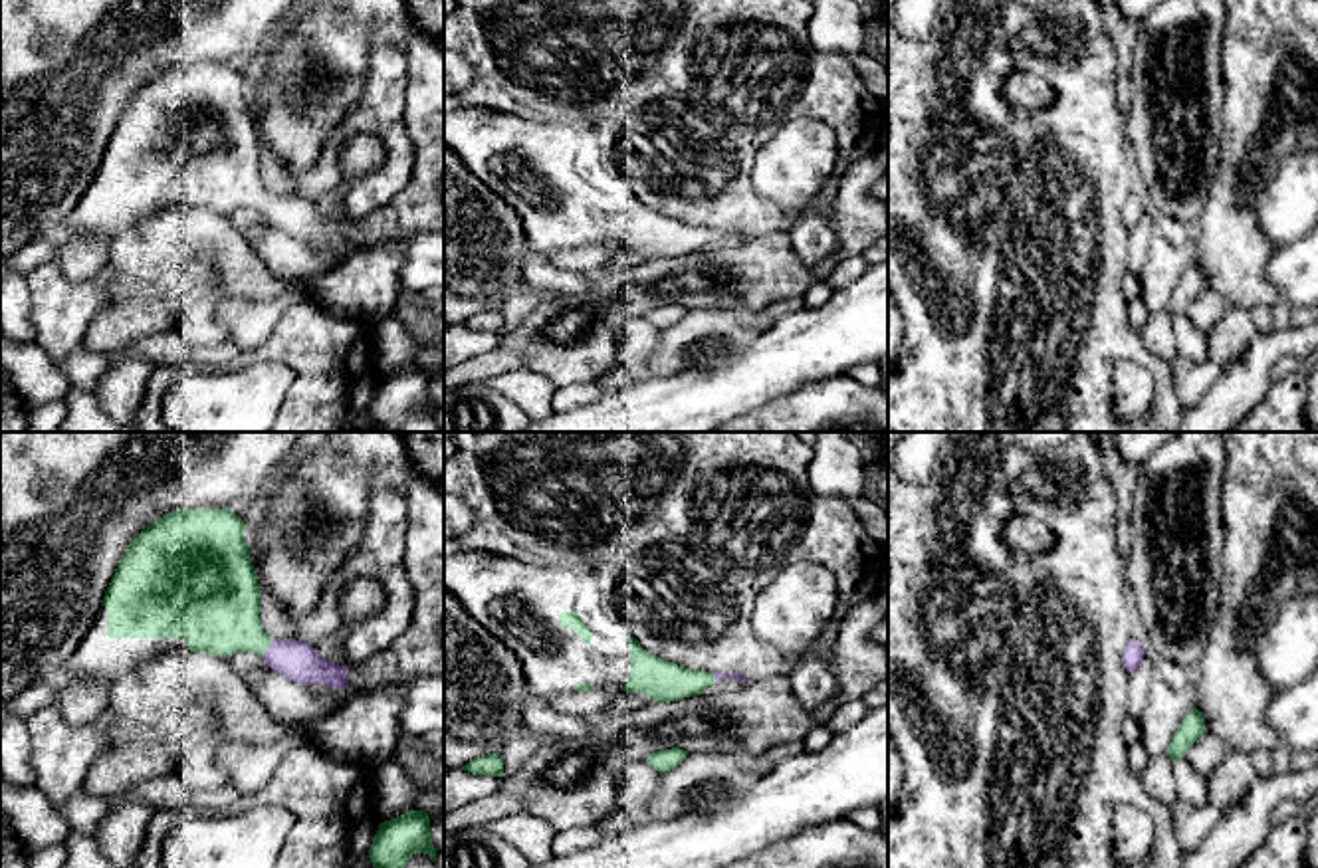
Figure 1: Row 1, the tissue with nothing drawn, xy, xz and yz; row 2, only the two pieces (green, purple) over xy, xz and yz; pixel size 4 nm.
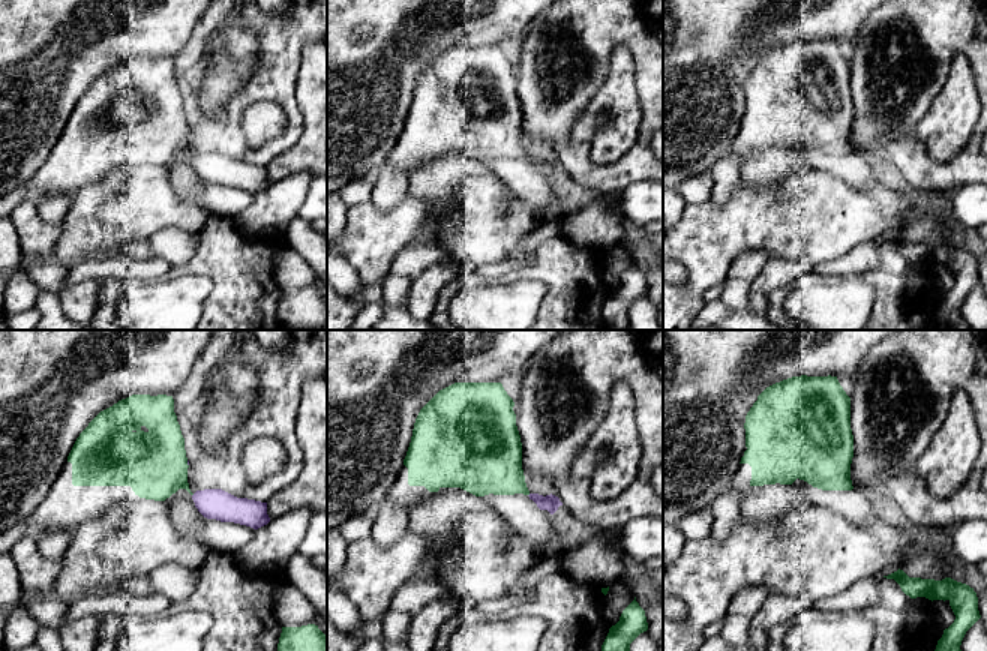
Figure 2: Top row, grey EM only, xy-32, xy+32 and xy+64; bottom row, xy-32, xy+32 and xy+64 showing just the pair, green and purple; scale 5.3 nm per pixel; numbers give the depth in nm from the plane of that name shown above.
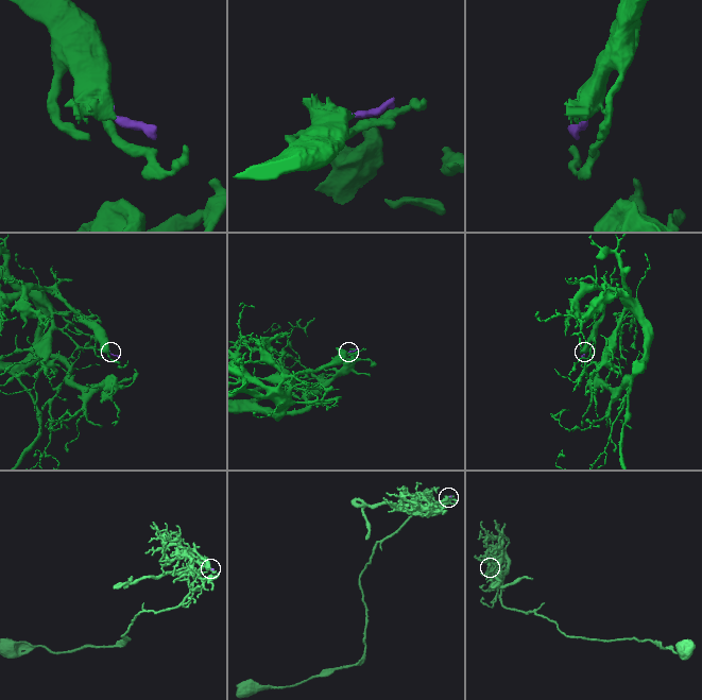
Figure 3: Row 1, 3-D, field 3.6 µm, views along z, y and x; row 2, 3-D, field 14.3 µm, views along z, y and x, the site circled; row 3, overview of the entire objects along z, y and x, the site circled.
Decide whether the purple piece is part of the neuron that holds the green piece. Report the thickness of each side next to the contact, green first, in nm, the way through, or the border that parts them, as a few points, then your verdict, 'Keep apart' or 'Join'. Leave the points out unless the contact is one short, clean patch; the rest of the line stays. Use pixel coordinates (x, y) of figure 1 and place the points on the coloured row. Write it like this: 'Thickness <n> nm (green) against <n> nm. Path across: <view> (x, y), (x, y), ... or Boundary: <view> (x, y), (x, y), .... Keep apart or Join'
Thickness 340 nm (green) against 160 nm. Path across: xy (219, 611), (242, 633), (268, 647), (280, 656), (298, 660). Join

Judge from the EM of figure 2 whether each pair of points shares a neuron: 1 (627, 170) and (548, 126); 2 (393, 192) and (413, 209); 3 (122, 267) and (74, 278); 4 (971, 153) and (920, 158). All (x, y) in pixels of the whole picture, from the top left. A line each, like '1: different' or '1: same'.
1: same
2: different
3: same
4: same

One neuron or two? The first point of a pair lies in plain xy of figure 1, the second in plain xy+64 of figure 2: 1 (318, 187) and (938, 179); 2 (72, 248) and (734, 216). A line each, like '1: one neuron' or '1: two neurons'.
1: two neurons
2: two neurons

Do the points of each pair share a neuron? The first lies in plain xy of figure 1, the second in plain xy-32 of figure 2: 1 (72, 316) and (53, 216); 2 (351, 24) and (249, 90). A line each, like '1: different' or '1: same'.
1: different
2: different

